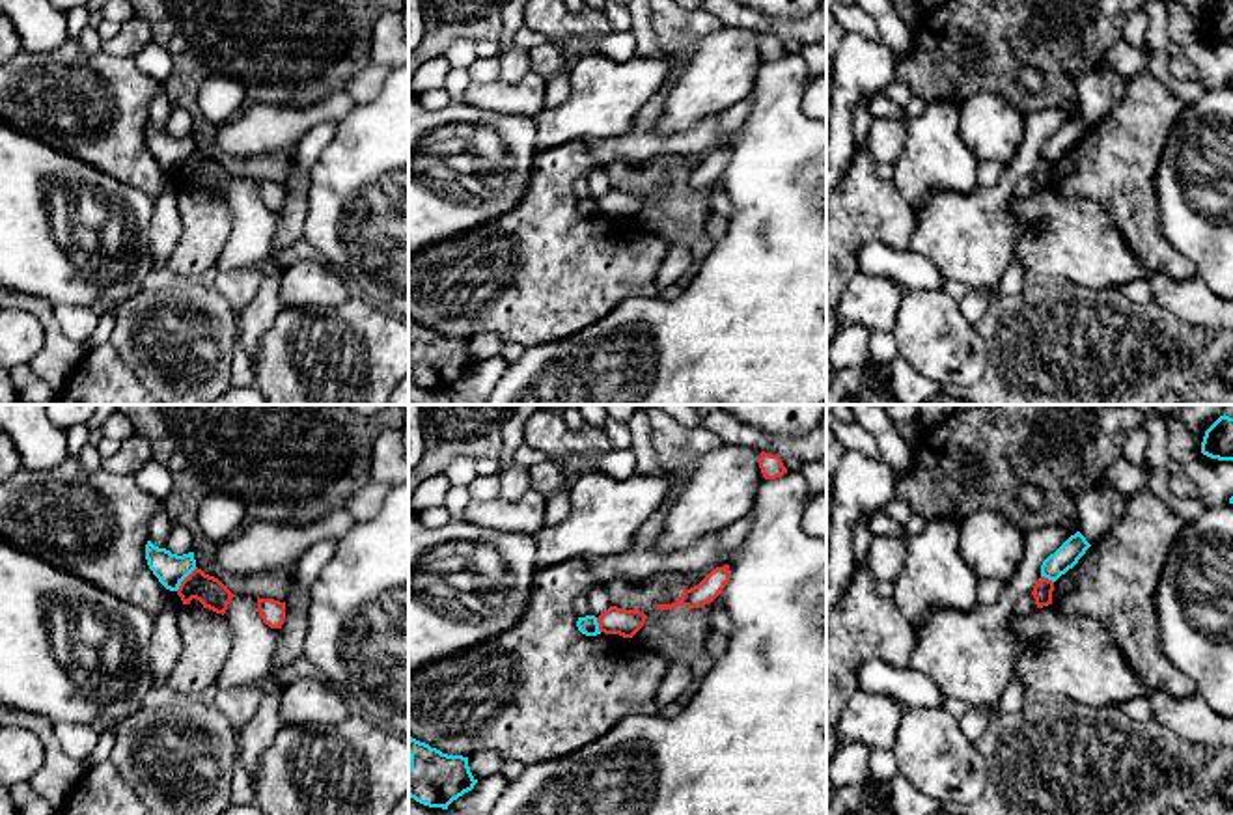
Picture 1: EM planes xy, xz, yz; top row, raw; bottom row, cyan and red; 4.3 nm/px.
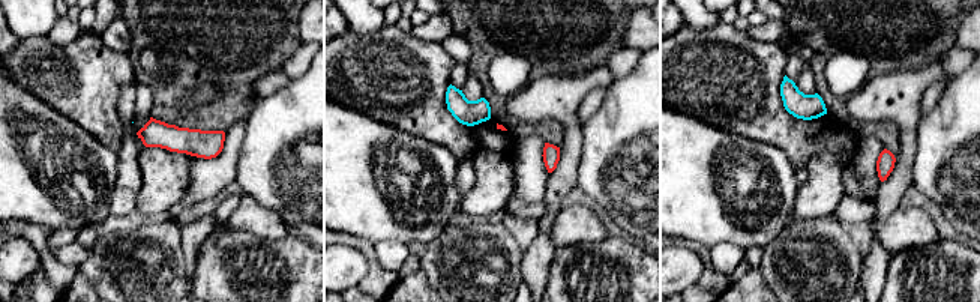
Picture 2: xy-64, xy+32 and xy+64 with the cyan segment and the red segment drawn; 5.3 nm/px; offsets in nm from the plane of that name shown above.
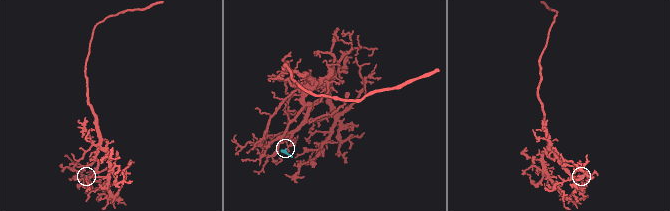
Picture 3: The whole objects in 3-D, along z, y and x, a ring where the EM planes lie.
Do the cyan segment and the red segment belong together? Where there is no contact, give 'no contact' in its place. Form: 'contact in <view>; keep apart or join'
contact in xy; keep apart

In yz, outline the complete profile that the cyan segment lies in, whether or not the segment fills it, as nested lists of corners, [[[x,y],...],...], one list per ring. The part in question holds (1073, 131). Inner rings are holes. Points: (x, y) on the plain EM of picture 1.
[[[1076,114],[1041,147],[1041,159],[1056,164],[1061,157],[1073,151],[1091,127]]]

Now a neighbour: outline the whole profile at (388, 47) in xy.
[[[384,11],[377,19],[371,35],[369,60],[371,63],[388,69],[409,65],[409,34],[403,28],[401,13]]]

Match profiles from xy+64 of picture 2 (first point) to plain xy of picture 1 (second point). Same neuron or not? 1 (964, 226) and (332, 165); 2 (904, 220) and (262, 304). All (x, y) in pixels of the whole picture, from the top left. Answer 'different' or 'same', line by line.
1: same
2: different

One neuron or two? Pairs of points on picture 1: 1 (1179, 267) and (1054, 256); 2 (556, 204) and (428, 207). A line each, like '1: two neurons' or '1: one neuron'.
1: two neurons
2: two neurons

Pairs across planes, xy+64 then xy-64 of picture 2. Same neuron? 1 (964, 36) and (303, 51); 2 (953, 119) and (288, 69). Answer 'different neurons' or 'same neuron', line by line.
1: different neurons
2: different neurons

